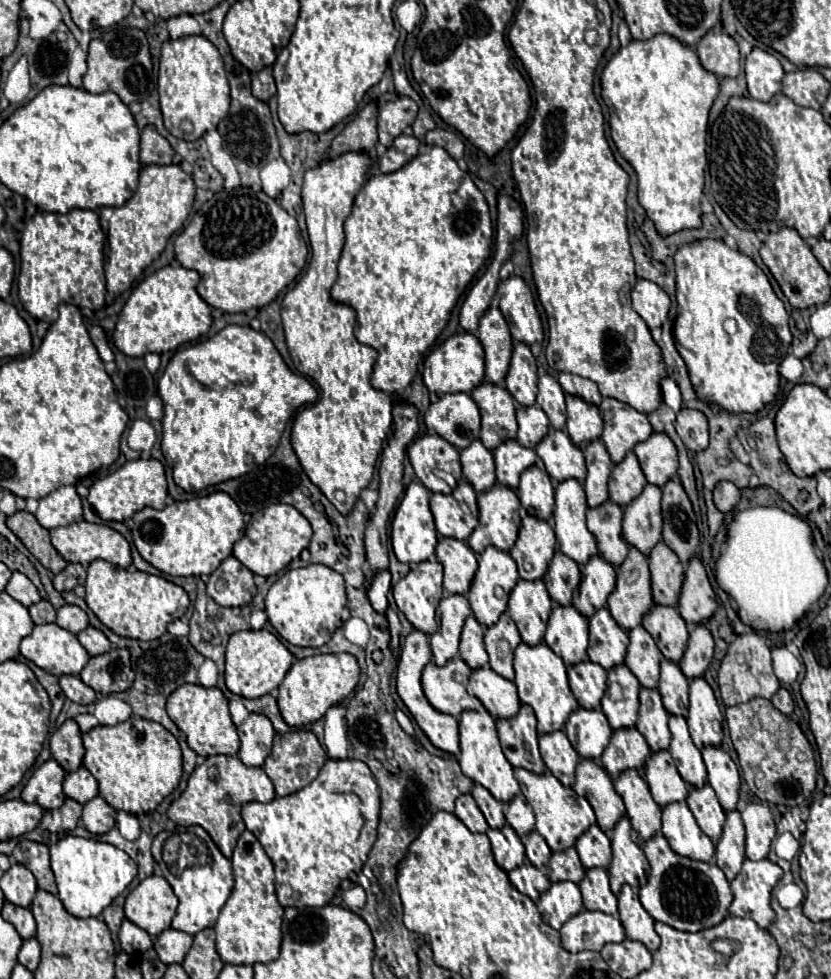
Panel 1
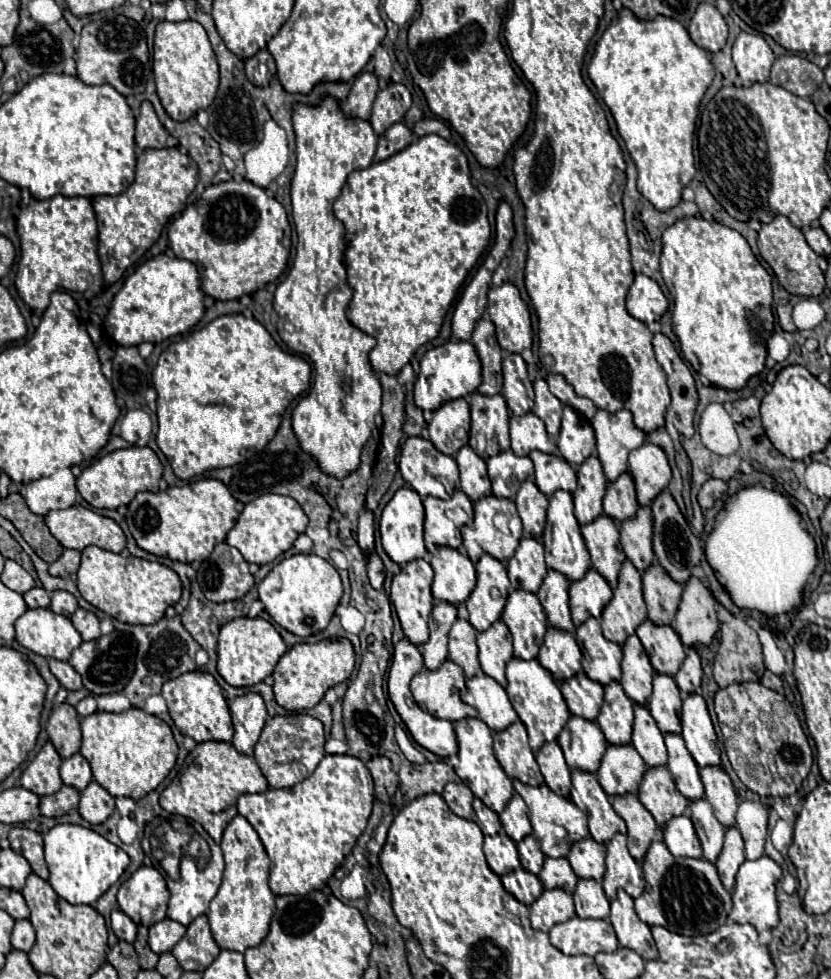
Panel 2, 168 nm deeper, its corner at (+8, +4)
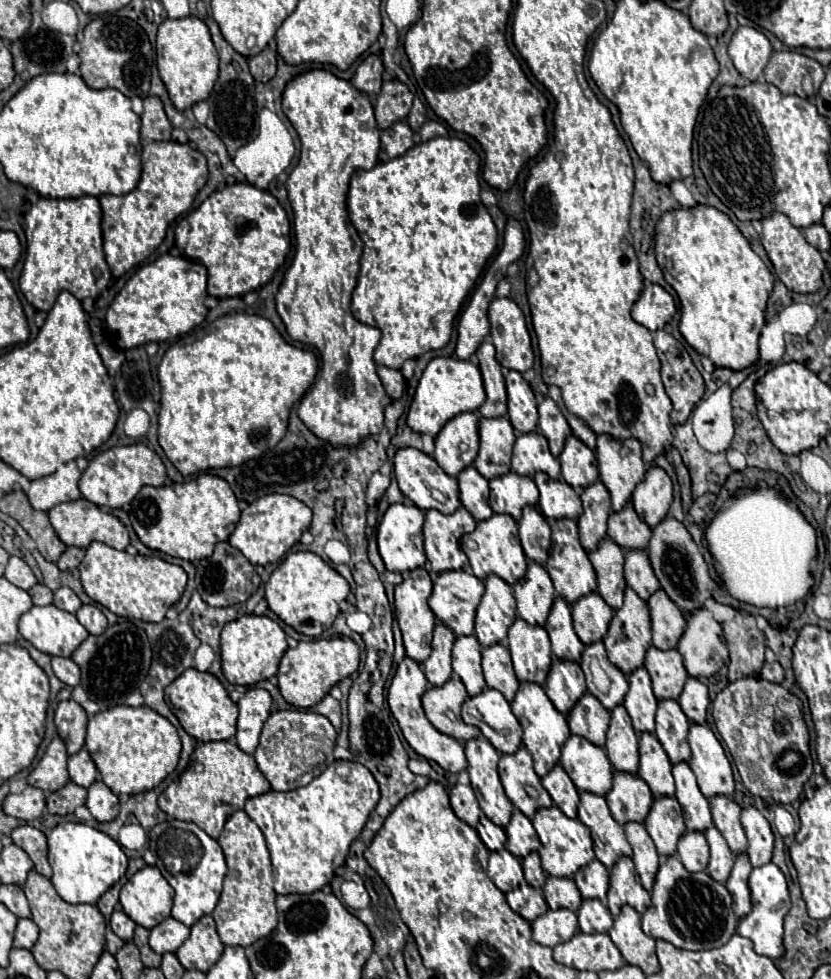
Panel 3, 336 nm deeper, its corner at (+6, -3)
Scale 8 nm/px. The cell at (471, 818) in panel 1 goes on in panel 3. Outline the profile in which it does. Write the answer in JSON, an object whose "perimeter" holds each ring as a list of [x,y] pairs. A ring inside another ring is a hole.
{"perimeter":[[[457,783],[451,791],[449,791],[449,797],[451,797],[451,807],[455,811],[455,815],[465,821],[467,825],[475,827],[479,823],[479,817],[483,814],[479,809],[479,803],[477,803],[477,797],[475,797],[475,791],[471,785],[463,785],[463,783]]]}

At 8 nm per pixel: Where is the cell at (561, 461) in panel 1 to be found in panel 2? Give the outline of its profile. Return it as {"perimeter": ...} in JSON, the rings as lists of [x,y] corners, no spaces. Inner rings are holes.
{"perimeter":[[[533,450],[529,458],[535,464],[535,484],[545,496],[551,496],[555,490],[573,492],[577,488],[577,472],[561,456]]]}

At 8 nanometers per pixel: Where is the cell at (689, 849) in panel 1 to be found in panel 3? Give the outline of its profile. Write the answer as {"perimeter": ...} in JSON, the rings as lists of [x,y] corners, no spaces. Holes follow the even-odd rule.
{"perimeter":[[[687,831],[679,839],[677,855],[687,871],[691,871],[691,873],[705,871],[705,867],[709,863],[709,845],[705,841],[705,835],[697,833],[697,831]]]}

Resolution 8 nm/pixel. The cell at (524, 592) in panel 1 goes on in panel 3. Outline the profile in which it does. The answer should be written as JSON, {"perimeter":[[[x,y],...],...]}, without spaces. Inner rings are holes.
{"perimeter":[[[517,619],[509,629],[507,647],[511,651],[513,669],[521,683],[545,685],[551,659],[549,635],[543,627],[533,627],[523,619]]]}

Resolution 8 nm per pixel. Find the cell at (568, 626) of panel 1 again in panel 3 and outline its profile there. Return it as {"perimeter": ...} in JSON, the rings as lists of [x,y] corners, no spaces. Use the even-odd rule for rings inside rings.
{"perimeter":[[[553,661],[545,683],[545,693],[559,713],[567,715],[585,691],[587,691],[585,675],[579,663]]]}

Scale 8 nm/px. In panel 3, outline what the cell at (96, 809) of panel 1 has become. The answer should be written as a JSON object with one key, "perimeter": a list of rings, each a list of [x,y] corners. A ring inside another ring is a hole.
{"perimeter":[[[95,781],[89,787],[87,807],[97,821],[113,821],[119,813],[119,799],[103,781]]]}

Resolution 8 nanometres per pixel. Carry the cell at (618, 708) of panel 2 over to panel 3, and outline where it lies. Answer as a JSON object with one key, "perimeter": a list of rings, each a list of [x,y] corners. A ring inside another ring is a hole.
{"perimeter":[[[623,705],[611,711],[611,725],[607,731],[607,757],[615,771],[625,771],[637,775],[639,771],[639,751],[637,751],[639,737],[631,725],[629,713]]]}

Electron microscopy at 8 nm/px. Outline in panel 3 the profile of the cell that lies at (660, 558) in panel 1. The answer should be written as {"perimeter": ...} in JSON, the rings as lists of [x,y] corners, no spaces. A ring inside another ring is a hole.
{"perimeter":[[[661,589],[649,597],[647,605],[653,623],[653,647],[663,651],[675,649],[687,627],[687,619],[681,609]]]}

